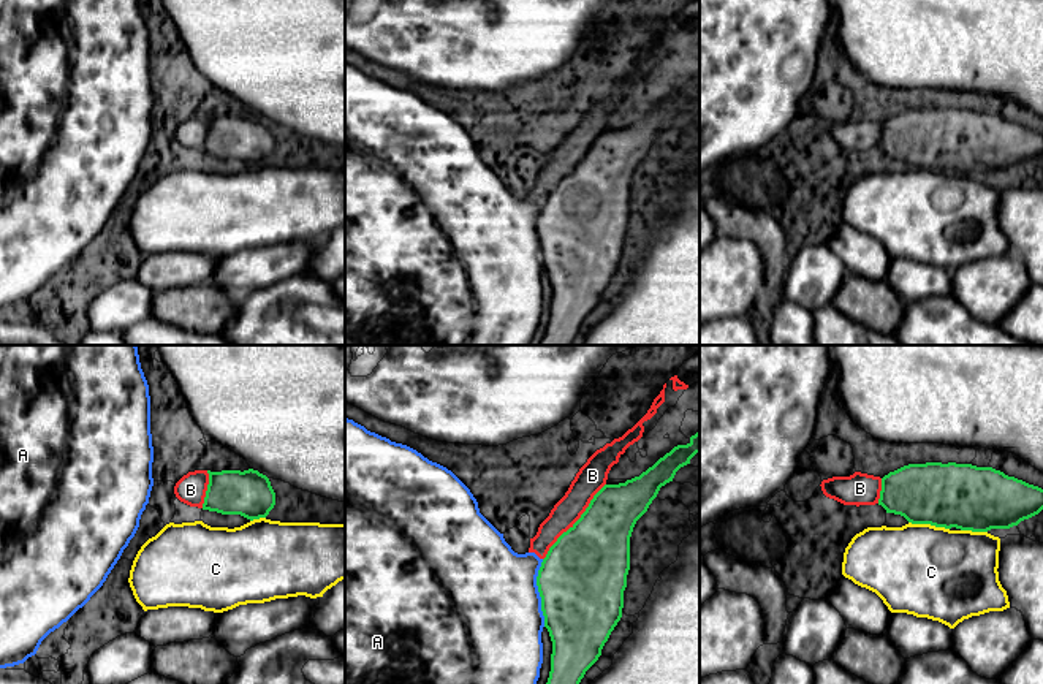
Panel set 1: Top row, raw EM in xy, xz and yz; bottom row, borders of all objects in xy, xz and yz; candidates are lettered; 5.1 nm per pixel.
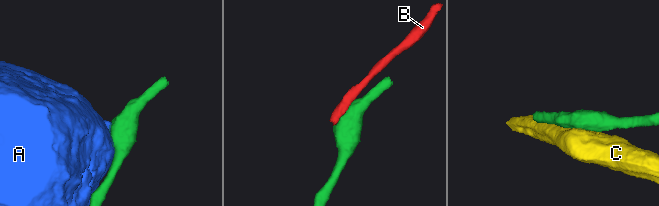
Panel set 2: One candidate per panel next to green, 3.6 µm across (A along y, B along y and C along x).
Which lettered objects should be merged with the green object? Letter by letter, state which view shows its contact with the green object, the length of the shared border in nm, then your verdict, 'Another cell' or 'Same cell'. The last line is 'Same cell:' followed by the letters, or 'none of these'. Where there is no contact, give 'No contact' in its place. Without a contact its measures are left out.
A: Touches green in xz. Shared border 340 nm. Another cell
B: Touches green in xz. Shared border 500 nm. Another cell
C: Touches green in yz. Shared border 220 nm. Another cell
Same cell: none of these

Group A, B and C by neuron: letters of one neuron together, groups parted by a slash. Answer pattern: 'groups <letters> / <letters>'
groups A B / C

